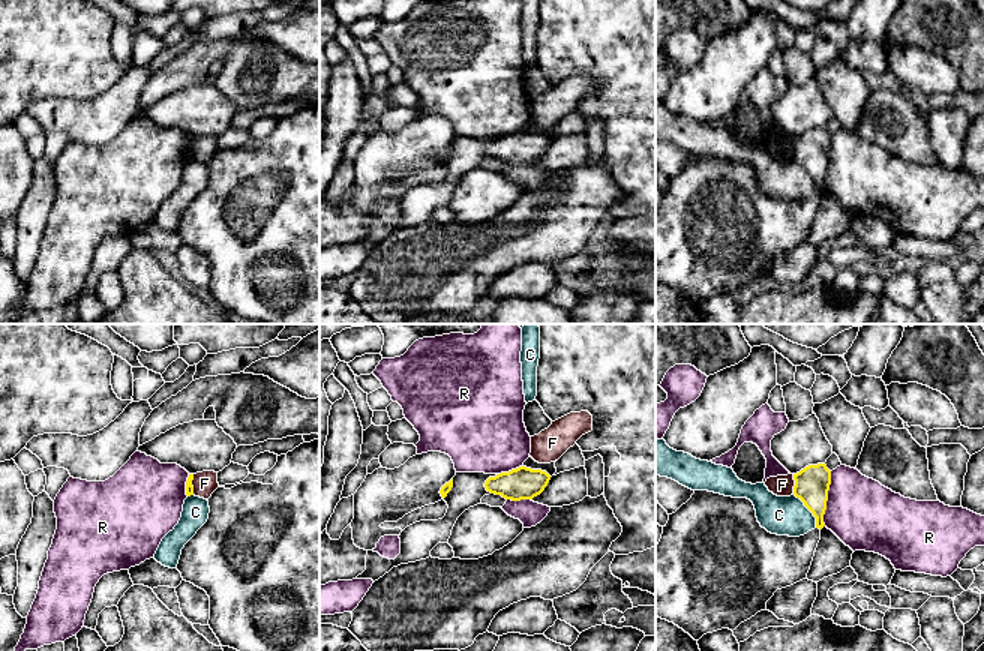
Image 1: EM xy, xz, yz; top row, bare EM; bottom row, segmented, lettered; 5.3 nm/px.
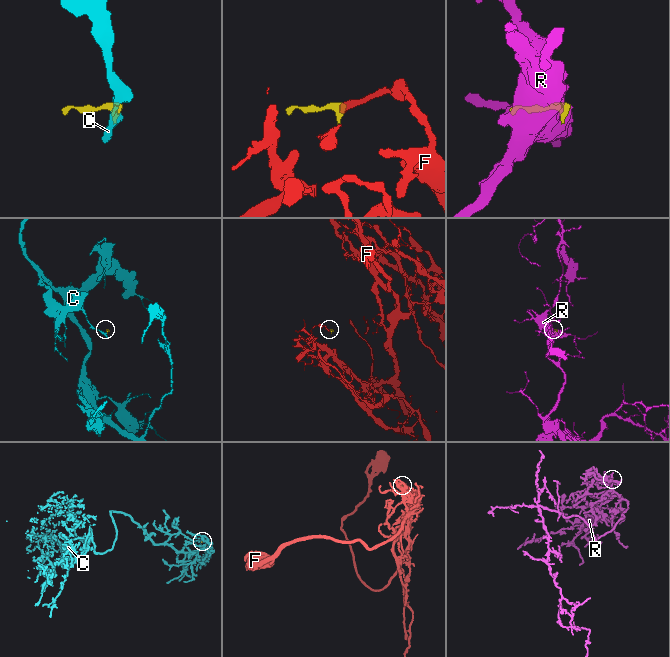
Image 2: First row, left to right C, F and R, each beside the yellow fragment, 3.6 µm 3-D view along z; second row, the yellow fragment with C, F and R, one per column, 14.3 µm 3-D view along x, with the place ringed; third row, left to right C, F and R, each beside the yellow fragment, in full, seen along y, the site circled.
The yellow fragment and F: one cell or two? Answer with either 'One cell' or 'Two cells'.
One cell

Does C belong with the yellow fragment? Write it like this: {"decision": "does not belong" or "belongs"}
{"decision": "does not belong"}

